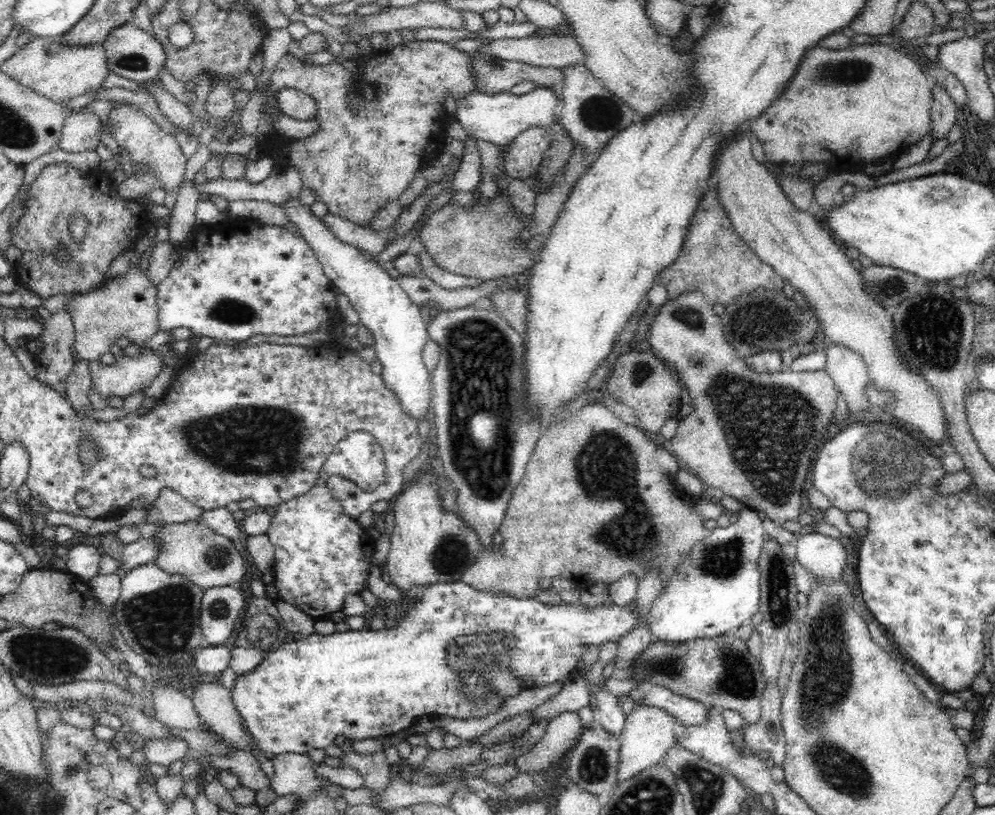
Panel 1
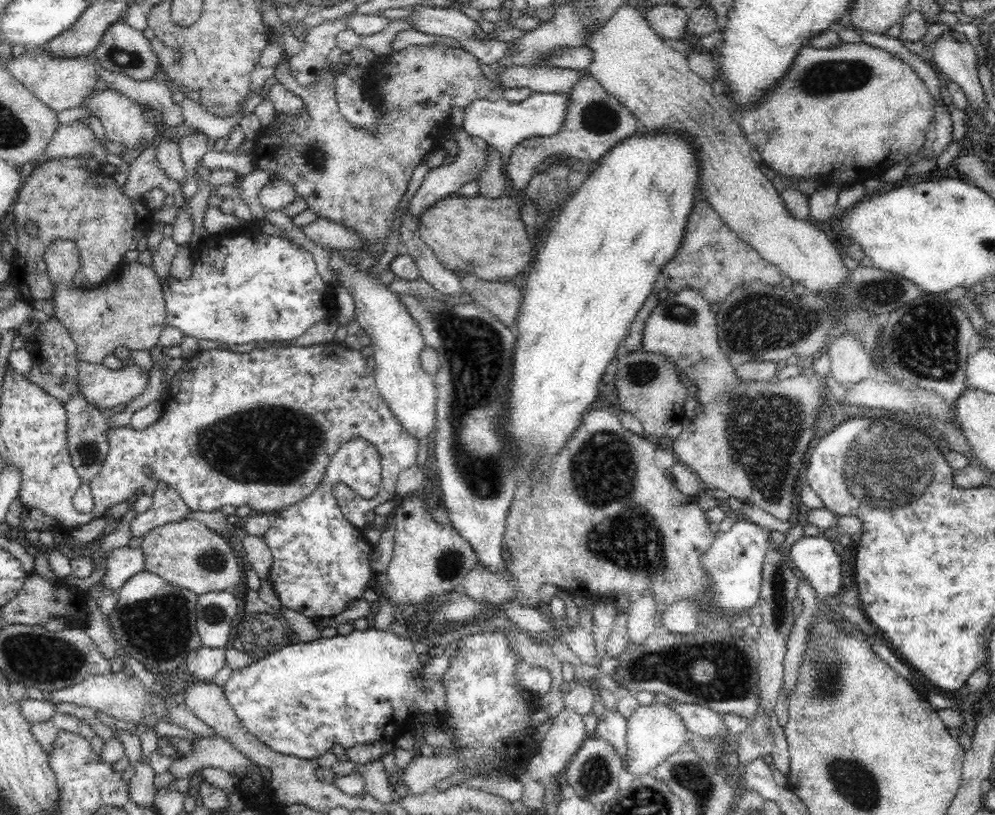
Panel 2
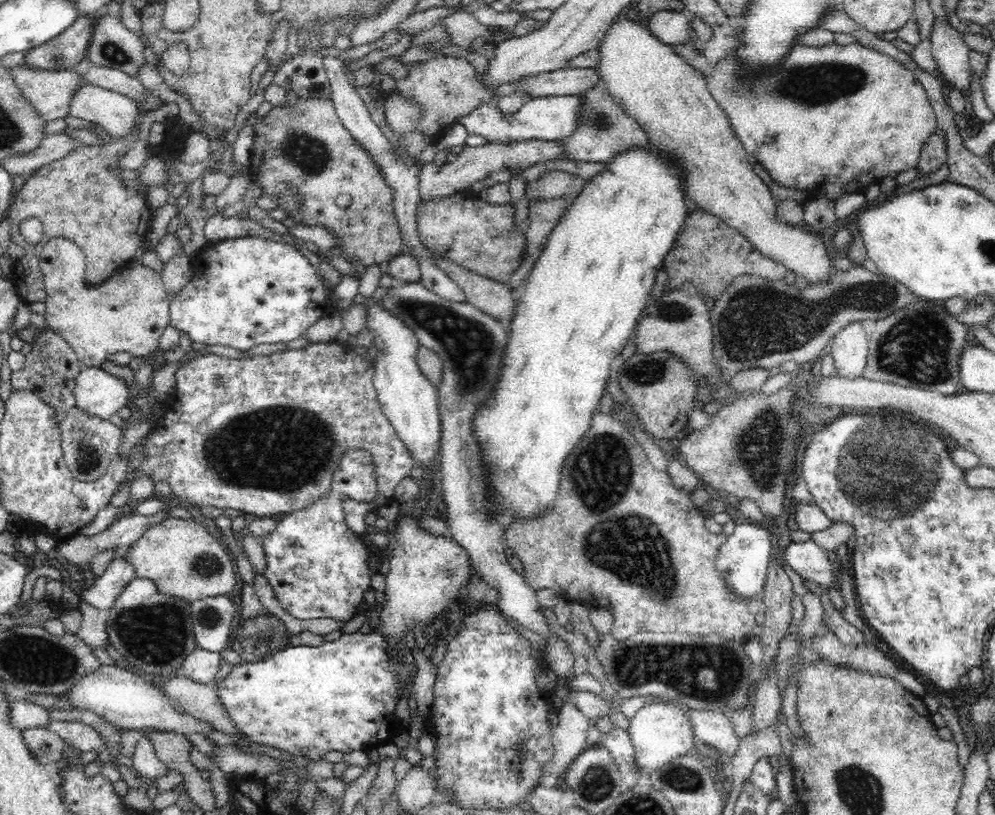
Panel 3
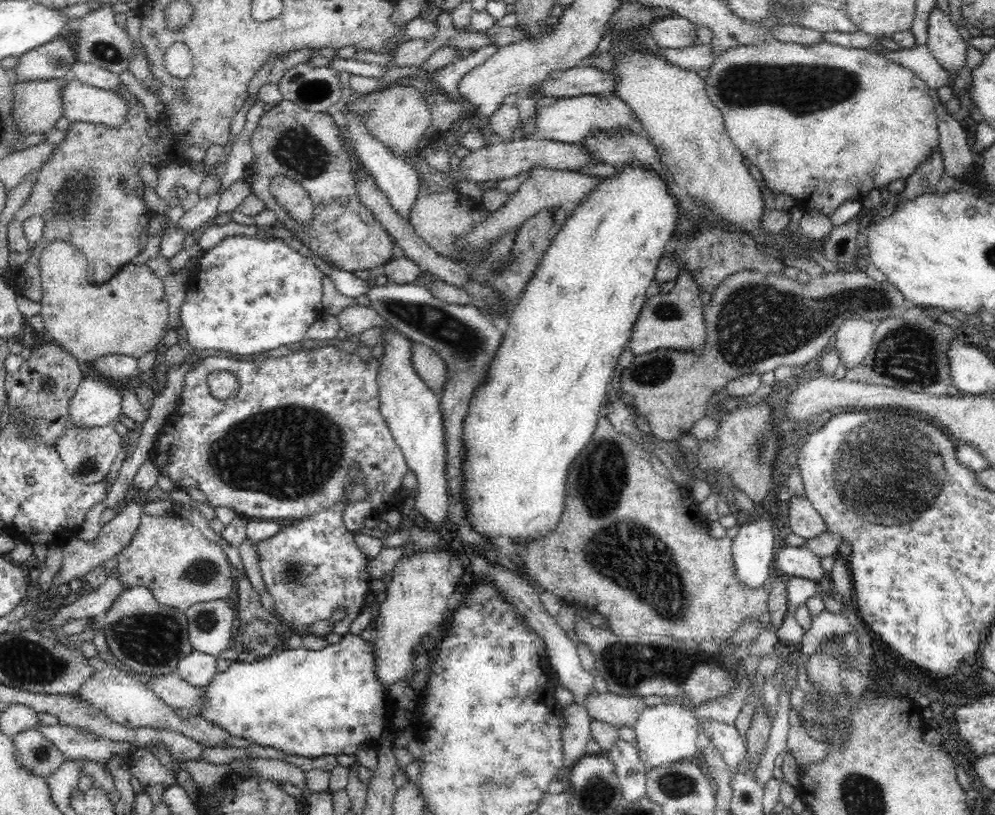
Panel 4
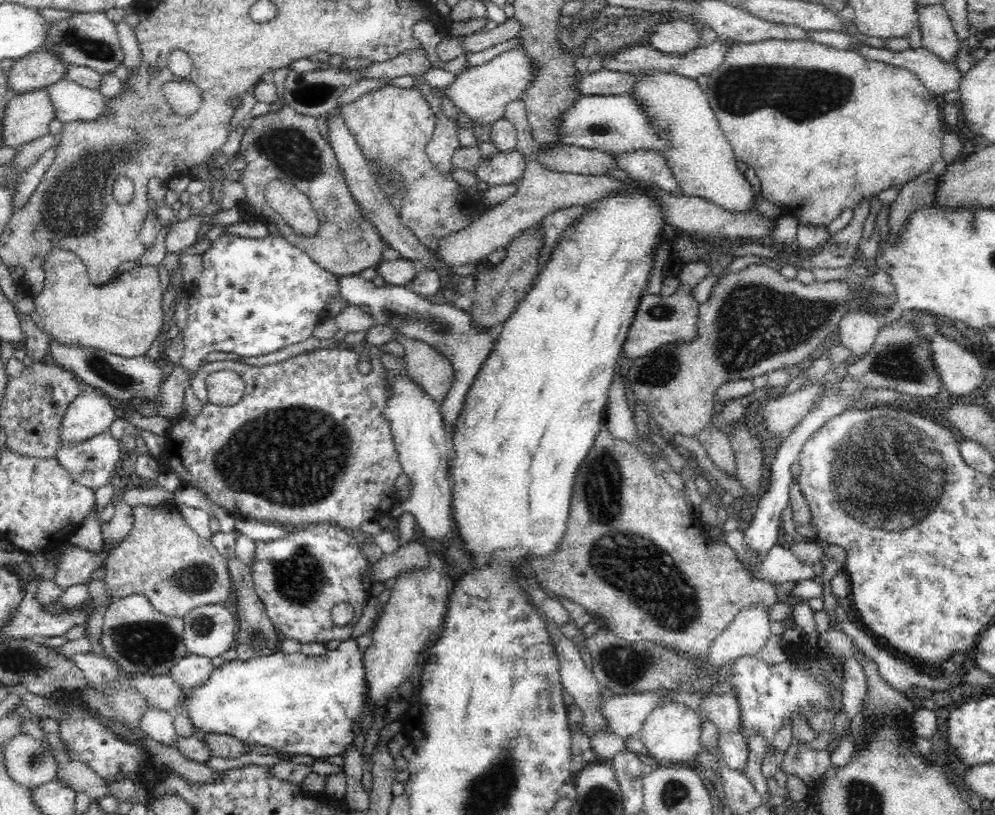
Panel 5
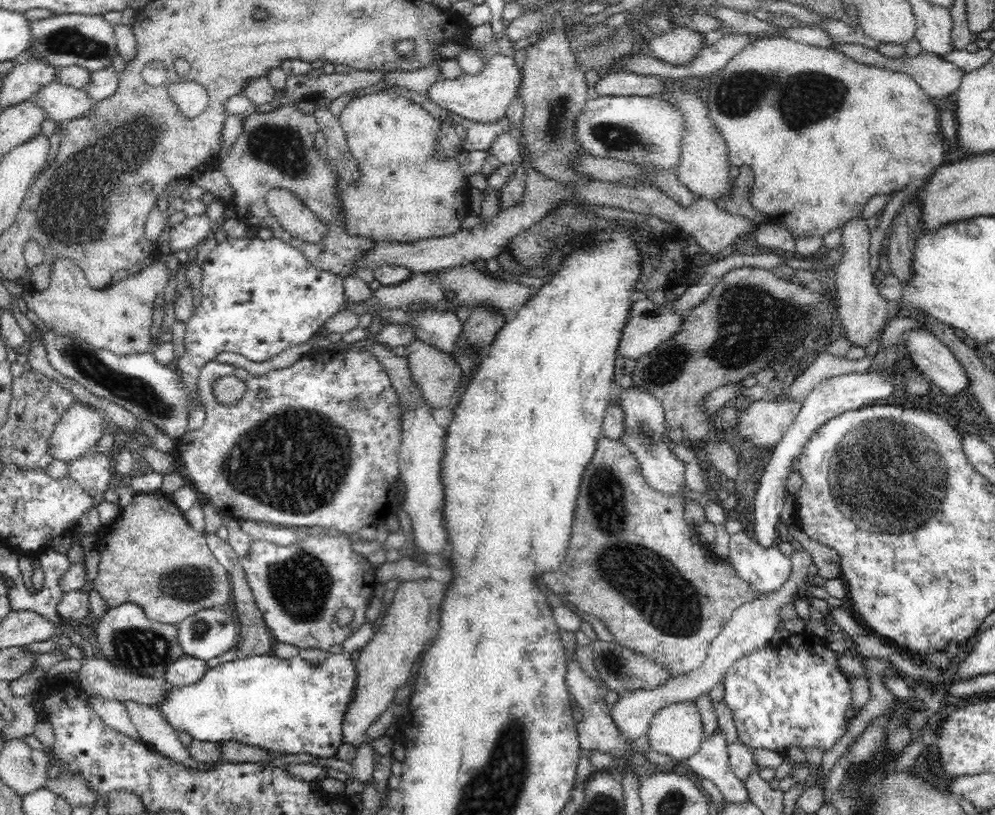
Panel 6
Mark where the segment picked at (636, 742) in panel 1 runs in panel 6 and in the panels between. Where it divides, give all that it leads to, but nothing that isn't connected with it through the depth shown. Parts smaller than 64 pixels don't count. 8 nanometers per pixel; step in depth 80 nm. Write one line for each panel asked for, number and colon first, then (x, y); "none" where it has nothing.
2: (655, 732)
3: (659, 732)
4: (666, 733)
5: (672, 732)
6: (676, 730)

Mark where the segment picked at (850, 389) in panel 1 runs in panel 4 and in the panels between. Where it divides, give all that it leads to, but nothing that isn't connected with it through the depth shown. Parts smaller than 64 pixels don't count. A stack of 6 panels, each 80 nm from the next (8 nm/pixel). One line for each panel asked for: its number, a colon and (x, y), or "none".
2: (850, 362)
3: (850, 348)
4: (854, 339)

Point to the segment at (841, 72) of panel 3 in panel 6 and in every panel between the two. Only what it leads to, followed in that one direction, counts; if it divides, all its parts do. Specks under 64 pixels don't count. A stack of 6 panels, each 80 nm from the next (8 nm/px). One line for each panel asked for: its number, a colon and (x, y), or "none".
4: (823, 124)
5: (823, 129)
6: (823, 134)

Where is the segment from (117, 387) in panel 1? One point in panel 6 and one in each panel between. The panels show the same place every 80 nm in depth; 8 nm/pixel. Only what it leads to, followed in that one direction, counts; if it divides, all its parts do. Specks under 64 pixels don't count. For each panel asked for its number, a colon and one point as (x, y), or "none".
2: (102, 388)
3: (98, 394)
4: (96, 403)
5: (92, 412)
6: (81, 427)

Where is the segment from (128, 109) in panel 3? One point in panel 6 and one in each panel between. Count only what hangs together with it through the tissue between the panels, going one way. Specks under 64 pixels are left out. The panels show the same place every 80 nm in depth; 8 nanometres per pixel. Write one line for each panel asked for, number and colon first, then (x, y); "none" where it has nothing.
4: (81, 102)
5: (70, 101)
6: (61, 103)

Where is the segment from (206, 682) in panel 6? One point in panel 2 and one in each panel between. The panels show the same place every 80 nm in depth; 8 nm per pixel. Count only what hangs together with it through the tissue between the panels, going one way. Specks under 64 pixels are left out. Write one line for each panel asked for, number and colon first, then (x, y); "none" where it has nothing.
2: (355, 689)
3: (341, 696)
4: (307, 703)
5: (304, 705)

